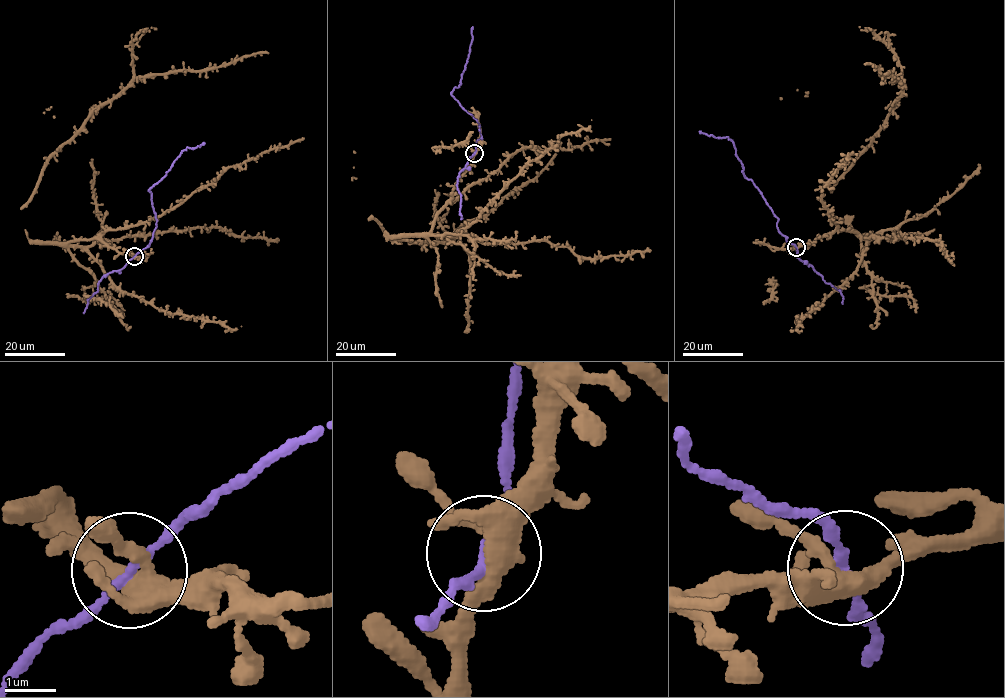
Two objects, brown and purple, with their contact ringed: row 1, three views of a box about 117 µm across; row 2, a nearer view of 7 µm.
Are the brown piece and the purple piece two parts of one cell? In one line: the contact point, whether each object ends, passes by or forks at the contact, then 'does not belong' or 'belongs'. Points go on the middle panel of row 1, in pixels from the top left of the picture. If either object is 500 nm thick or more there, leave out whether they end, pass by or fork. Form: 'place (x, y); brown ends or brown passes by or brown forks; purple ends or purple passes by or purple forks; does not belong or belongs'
place (474, 153); brown forks; purple passes by; belongs

